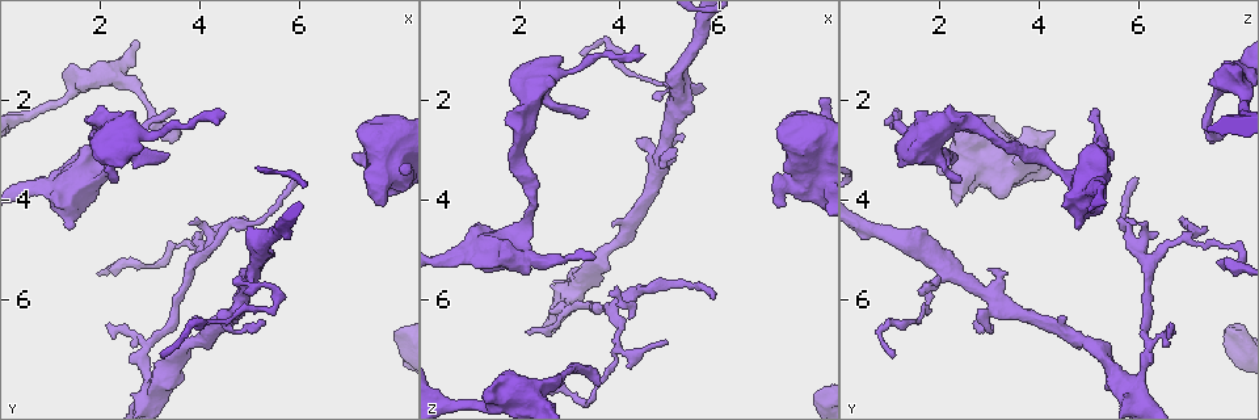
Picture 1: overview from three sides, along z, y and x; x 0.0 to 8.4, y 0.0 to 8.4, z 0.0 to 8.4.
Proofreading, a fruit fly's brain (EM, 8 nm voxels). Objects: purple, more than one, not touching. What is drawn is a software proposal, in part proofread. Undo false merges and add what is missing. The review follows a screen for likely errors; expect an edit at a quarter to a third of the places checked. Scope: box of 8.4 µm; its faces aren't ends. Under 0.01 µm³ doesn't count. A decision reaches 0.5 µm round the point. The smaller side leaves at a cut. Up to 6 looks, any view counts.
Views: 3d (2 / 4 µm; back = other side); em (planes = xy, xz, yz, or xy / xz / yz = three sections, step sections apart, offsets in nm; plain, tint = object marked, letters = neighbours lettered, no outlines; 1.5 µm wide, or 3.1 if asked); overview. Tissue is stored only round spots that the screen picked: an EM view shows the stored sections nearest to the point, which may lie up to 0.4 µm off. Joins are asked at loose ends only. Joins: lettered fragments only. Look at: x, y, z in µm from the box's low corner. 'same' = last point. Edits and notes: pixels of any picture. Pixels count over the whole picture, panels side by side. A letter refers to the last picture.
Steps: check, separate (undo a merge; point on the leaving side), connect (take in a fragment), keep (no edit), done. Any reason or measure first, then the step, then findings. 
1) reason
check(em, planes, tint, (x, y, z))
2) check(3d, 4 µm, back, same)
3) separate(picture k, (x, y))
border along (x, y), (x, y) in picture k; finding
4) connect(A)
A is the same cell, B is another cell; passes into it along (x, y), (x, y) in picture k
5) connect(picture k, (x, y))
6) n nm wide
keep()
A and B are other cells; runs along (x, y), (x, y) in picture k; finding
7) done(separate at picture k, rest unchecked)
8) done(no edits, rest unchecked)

branch stops here
check(em, planes, plain, (3.40, 3.10, 2.20))

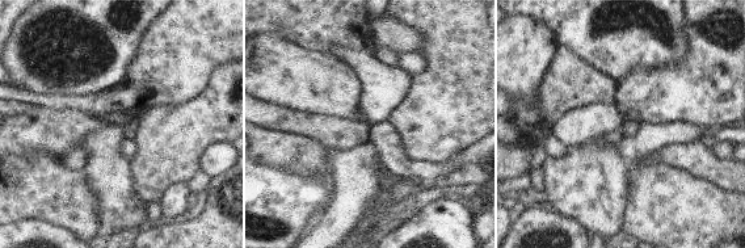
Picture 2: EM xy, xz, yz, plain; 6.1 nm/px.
check(em, planes, letters, same)

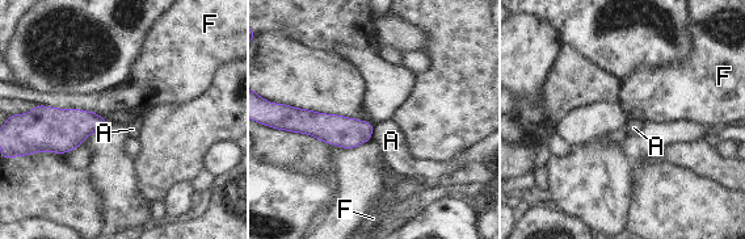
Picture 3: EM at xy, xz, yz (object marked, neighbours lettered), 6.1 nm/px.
F touches over 380 nm
keep()
A and F are other cells; none of them fits

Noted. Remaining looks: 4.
thin end
check(3d, 2 µm, (4.45, 2.45, 0.90))

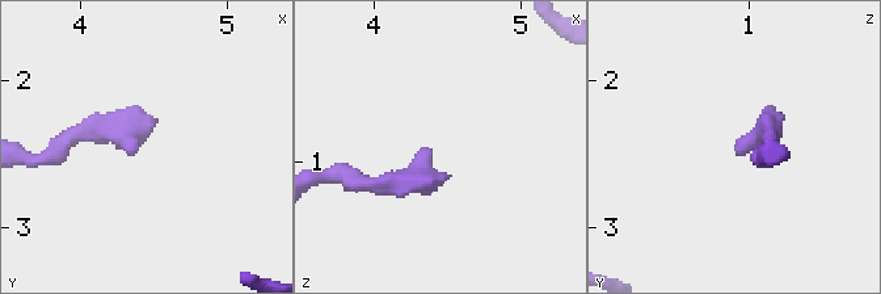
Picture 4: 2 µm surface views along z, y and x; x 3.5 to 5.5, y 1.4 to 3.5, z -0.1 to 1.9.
check(em, yz, step 8, tint, (4.40, 2.48, 0.94))

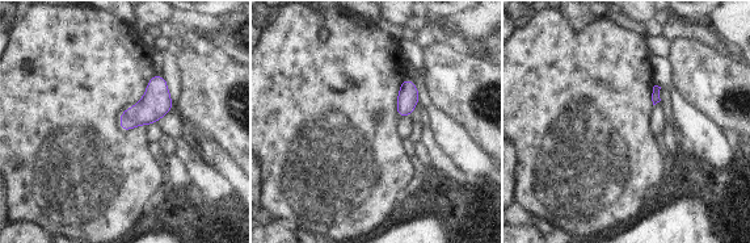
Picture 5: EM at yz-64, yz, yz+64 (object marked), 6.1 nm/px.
check(em, xy, step 4, letters, same)

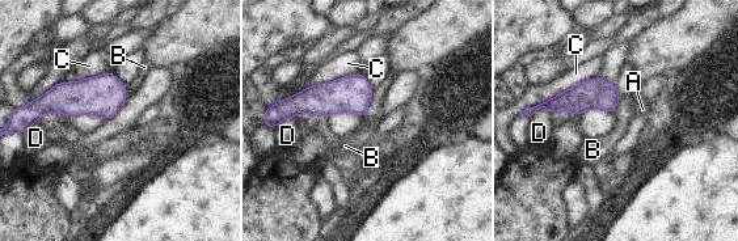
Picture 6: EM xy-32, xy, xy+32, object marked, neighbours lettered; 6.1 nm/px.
keep()
A, B, C and D are other cells; border along (374, 89), (367, 110), (362, 117) in picture 6; no lettered fragment goes on from it

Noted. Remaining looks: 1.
tapers out
check(em, planes, letters, (3.55, 2.25, 5.15))

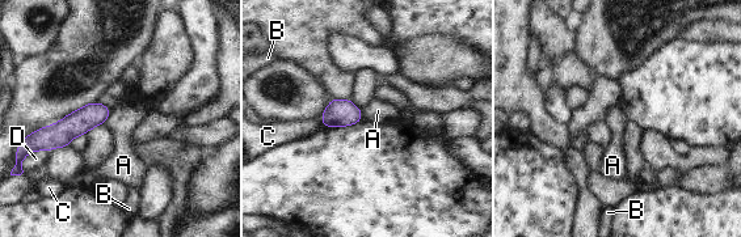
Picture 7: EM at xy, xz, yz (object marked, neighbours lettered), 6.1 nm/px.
140 nm wide
keep()
A, B, C and D are other cells; runs along (105, 111), (92, 114), (42, 143) in picture 7; no lettered fragment goes on from it

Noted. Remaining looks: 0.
done(no edits, rest unchecked)

